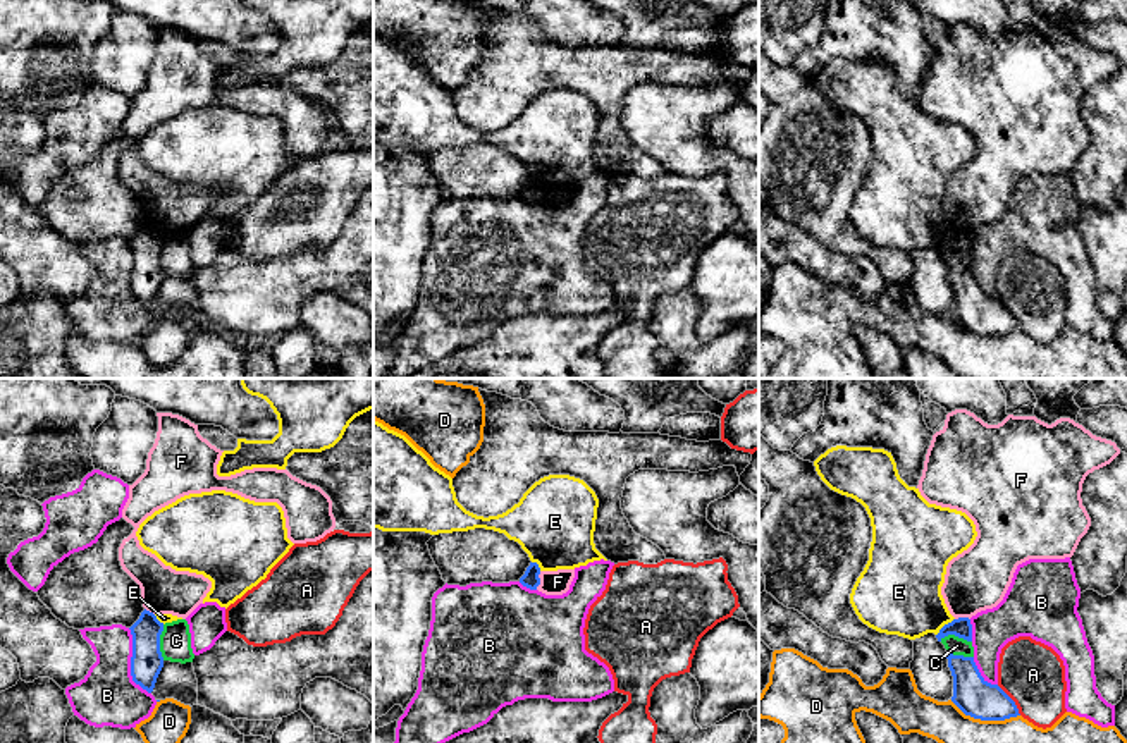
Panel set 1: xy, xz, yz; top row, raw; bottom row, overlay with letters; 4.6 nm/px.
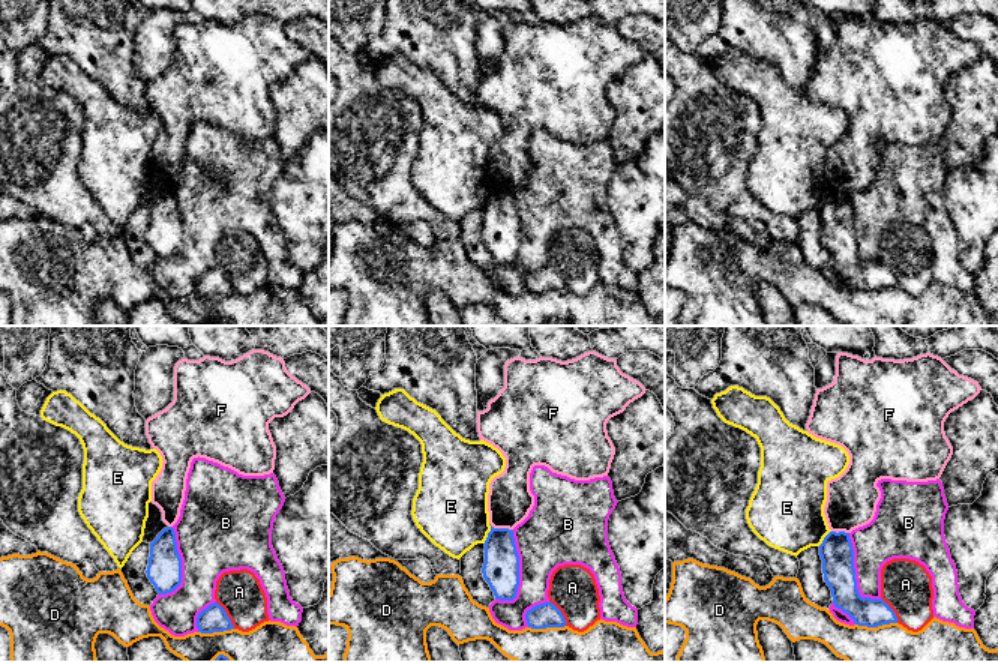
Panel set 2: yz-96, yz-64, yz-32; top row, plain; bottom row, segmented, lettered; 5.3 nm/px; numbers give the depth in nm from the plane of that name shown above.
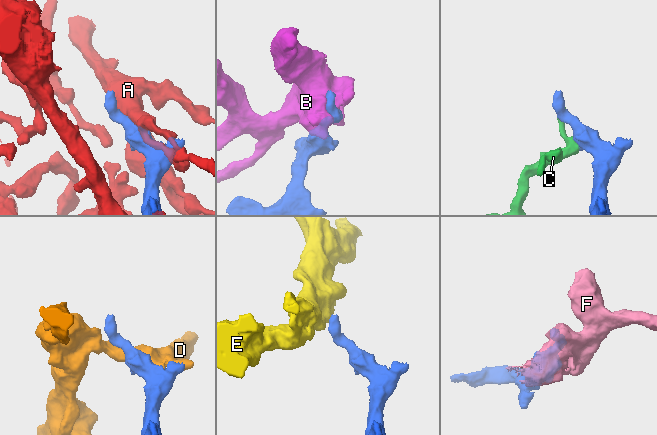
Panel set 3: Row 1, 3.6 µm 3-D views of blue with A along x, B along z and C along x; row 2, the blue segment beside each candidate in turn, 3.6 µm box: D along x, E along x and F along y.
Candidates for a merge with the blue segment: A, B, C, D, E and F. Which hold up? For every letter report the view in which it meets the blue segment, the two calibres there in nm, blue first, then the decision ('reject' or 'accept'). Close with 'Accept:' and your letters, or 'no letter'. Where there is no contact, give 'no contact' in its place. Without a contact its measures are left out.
A: yz | 180/300 nm | reject
B: xy | 150/280 nm | reject
C: xy | 150/140 nm | reject
D: yz | 180/400 nm | reject
E: yz | 90/360 nm | reject
F: xz | 80/110 nm | reject
Accept: no letter

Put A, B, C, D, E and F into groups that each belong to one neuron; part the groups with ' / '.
A / B / C / D / E / F

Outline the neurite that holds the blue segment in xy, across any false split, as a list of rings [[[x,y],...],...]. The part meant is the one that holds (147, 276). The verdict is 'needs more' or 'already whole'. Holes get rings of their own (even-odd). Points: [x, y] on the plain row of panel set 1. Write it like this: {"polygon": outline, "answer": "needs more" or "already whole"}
{"polygon": [[[145,224],[129,244],[132,249],[132,296],[151,308],[163,282],[163,272],[160,267],[163,237],[160,237],[153,227]]], "answer": "already whole"}

